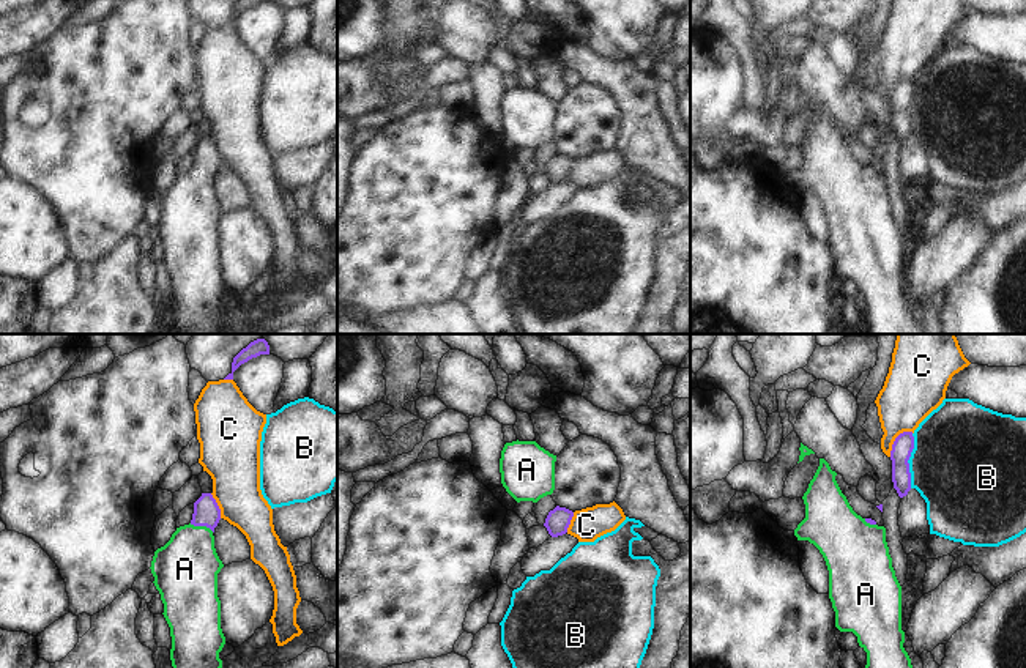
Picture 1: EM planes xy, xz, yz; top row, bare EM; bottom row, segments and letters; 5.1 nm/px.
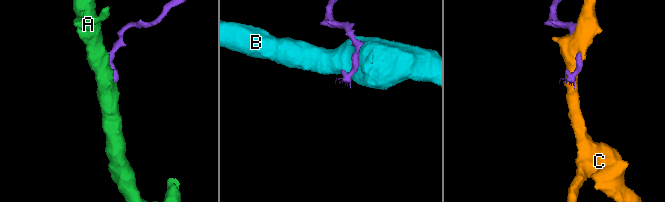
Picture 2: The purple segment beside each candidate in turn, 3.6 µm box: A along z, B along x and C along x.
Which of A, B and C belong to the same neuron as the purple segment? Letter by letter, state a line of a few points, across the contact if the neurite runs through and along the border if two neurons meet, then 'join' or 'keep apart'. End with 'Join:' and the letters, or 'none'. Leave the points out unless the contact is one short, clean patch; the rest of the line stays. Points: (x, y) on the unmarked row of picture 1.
A: line xy (207, 159), (202, 172), (185, 216); join
B: keep apart
C: keep apart
Join: A

